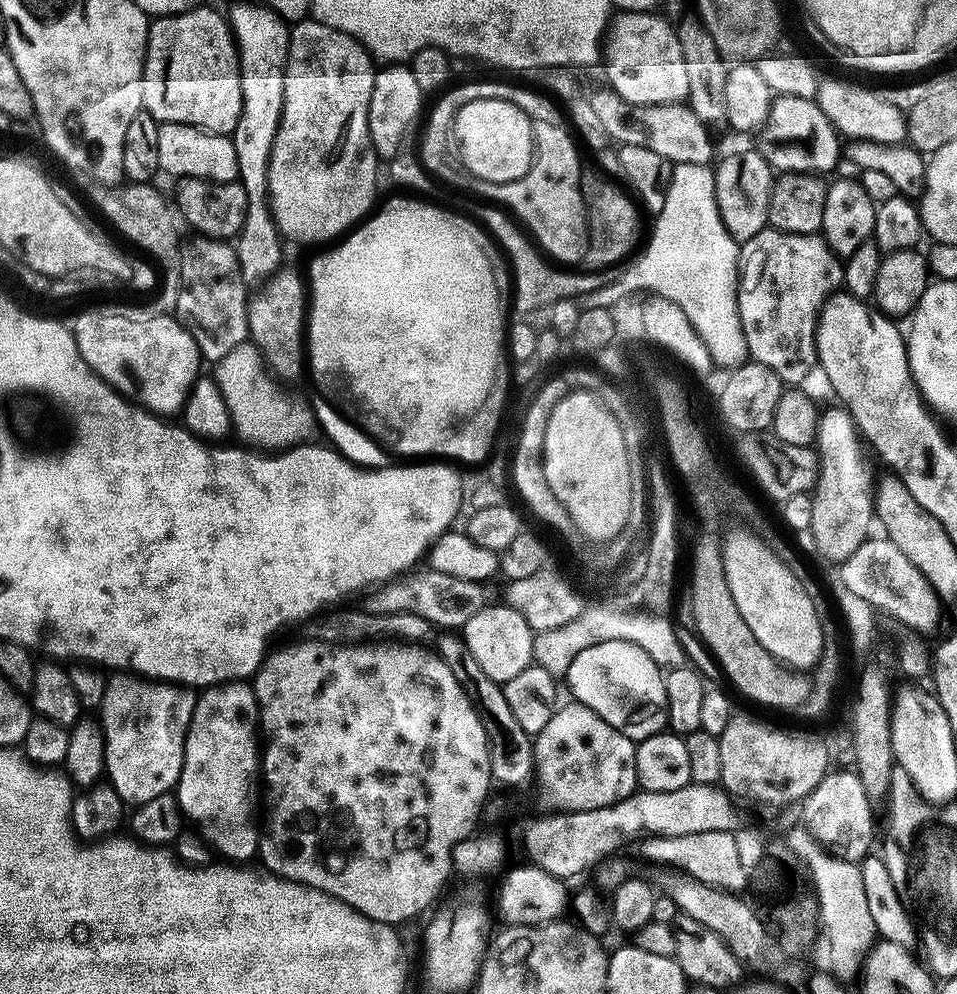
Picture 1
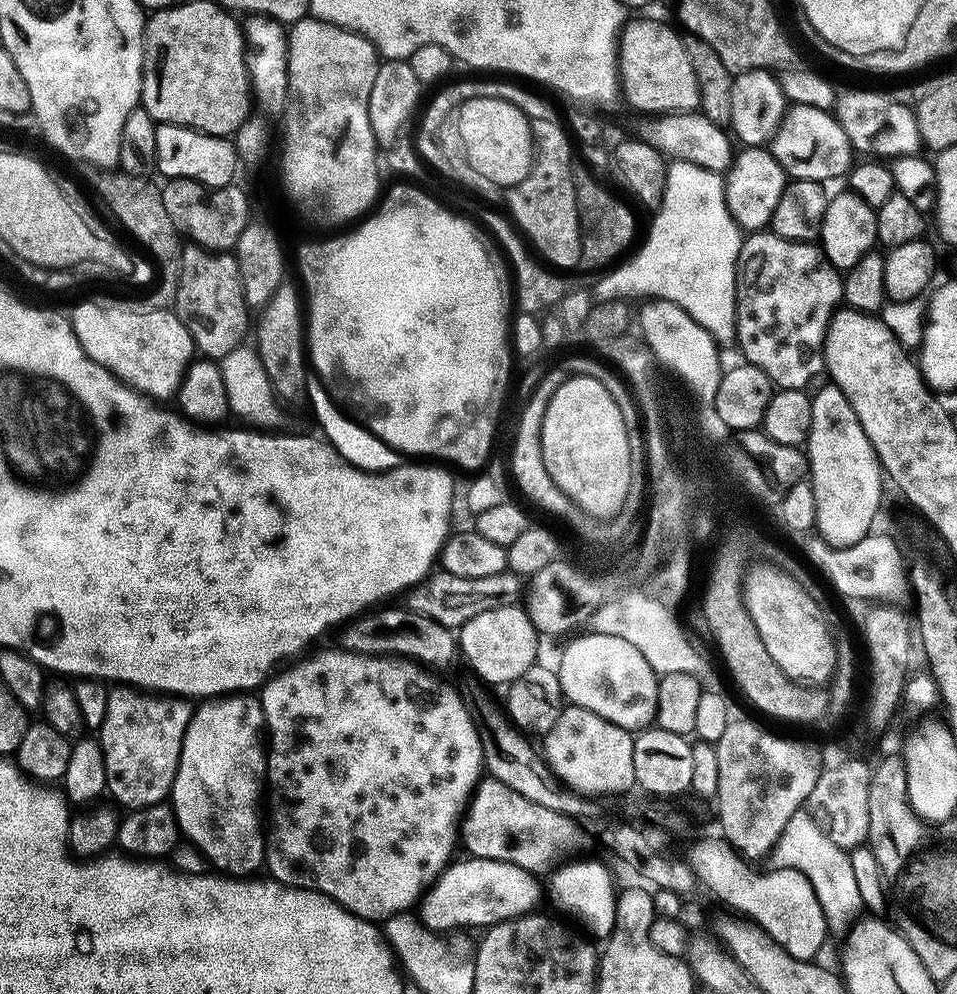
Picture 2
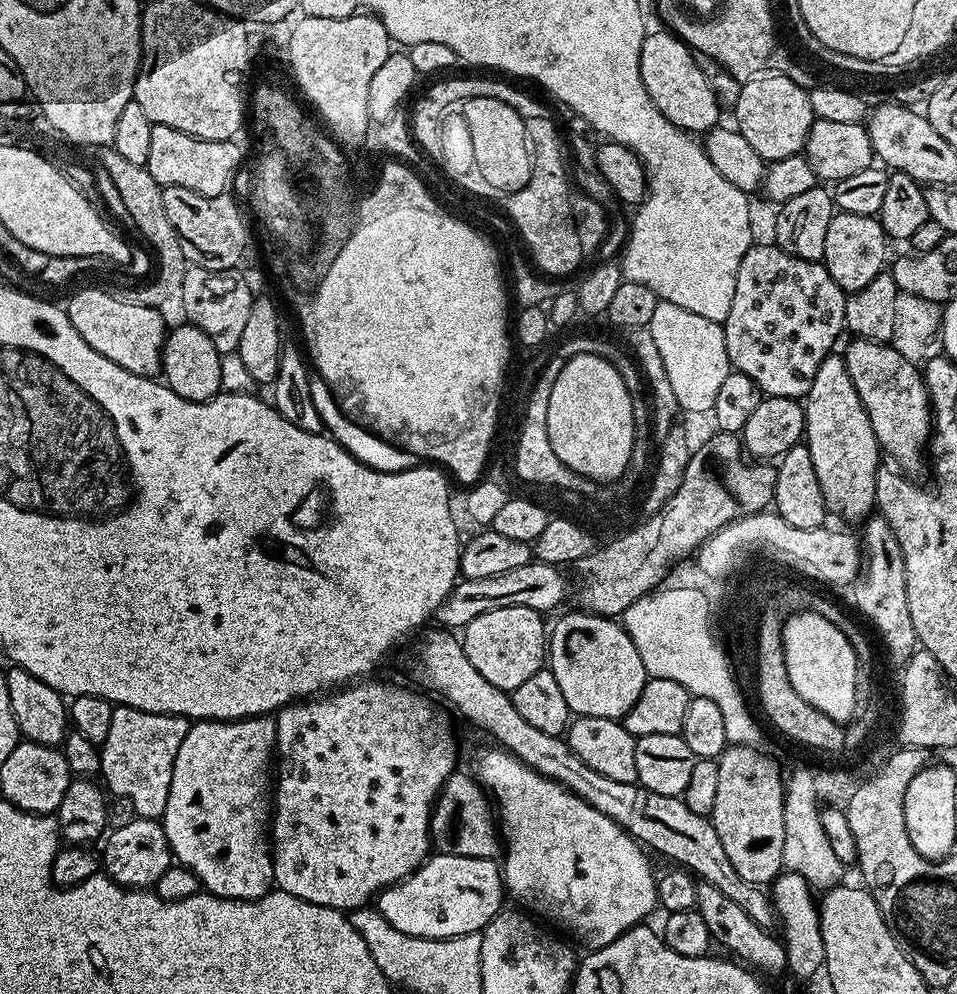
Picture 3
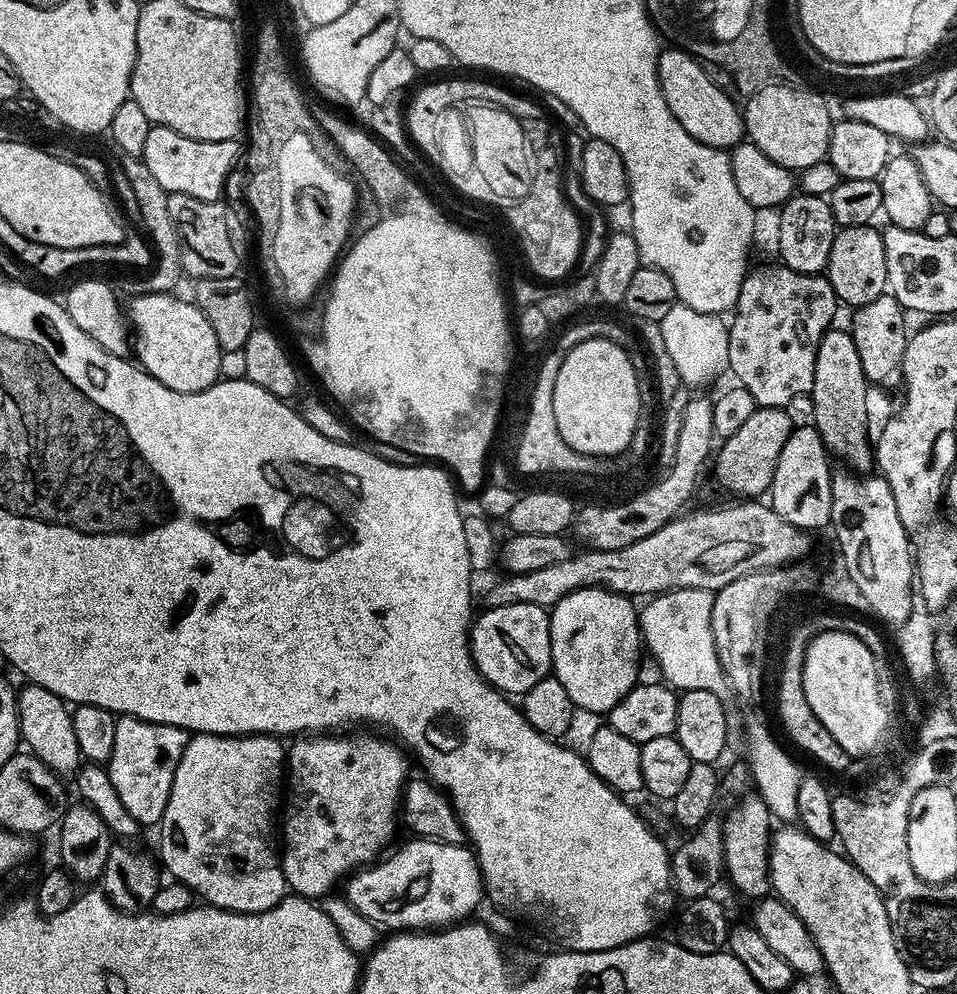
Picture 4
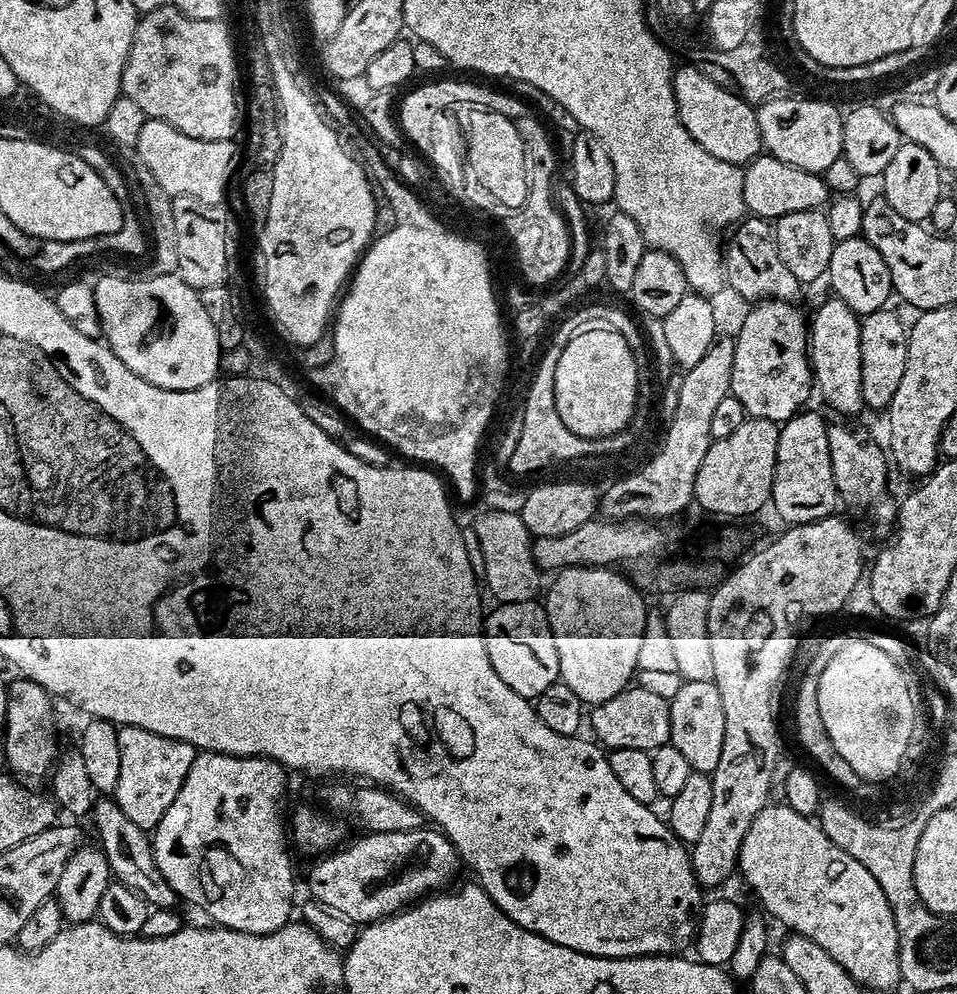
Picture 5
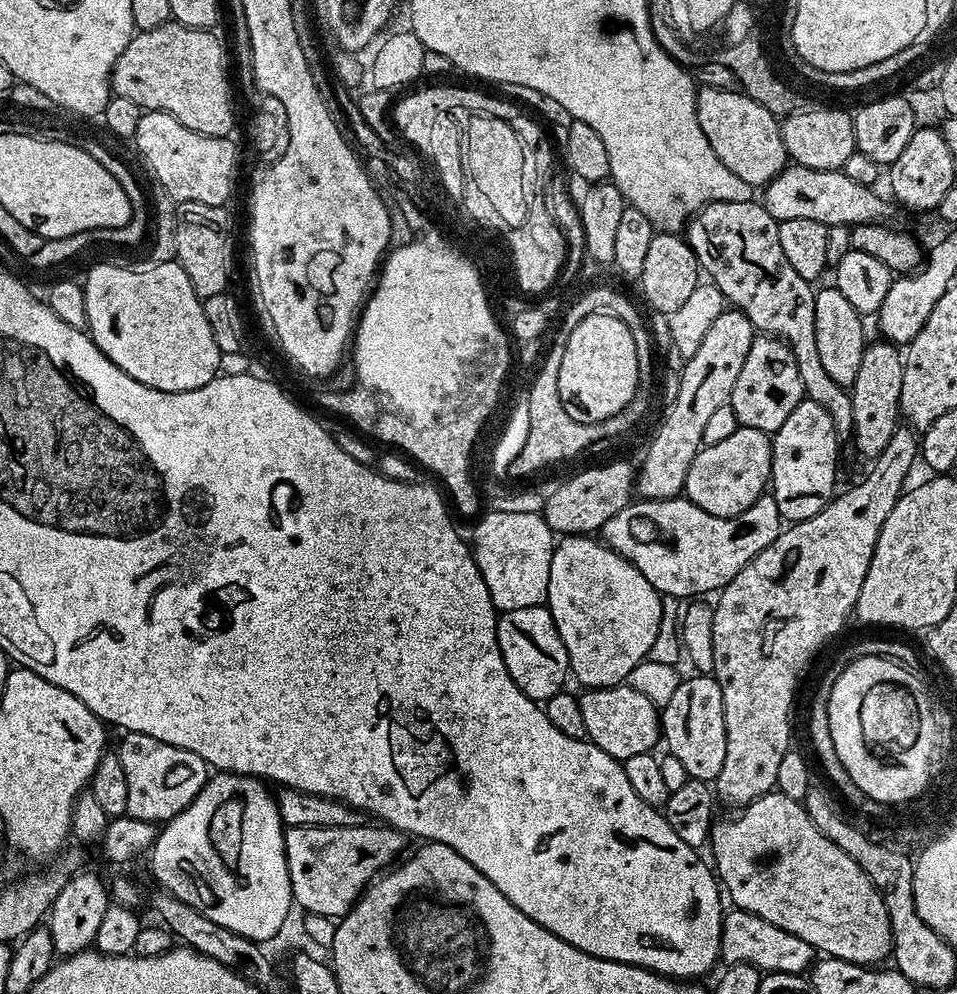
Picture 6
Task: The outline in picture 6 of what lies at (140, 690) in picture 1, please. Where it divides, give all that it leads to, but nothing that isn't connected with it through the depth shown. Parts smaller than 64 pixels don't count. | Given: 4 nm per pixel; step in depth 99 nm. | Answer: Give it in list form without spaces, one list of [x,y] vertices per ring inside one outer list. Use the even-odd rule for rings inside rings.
[[[124,732],[122,738],[118,755],[122,770],[126,770],[127,815],[153,822],[173,820],[202,790],[210,775],[208,765],[198,754],[170,746],[170,742],[158,742],[150,734]]]

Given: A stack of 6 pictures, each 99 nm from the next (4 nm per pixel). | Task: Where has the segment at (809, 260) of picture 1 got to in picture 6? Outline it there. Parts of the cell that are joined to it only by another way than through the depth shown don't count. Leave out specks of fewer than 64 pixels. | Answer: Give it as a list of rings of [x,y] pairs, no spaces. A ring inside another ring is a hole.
[[[757,335],[750,354],[746,354],[746,362],[742,362],[730,401],[740,427],[775,434],[803,399],[802,378],[798,378],[798,362],[794,362],[790,346],[774,336]]]

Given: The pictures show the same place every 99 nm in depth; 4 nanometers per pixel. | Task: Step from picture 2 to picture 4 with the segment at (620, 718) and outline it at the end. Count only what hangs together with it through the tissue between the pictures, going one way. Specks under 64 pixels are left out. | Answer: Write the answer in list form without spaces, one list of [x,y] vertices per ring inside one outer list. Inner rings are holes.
[[[588,587],[569,592],[551,609],[548,625],[552,643],[552,672],[555,680],[566,686],[566,694],[570,694],[577,709],[607,714],[637,683],[636,659],[640,656],[640,650],[642,652],[642,637],[638,608],[631,602],[627,595],[609,591],[605,587]]]

